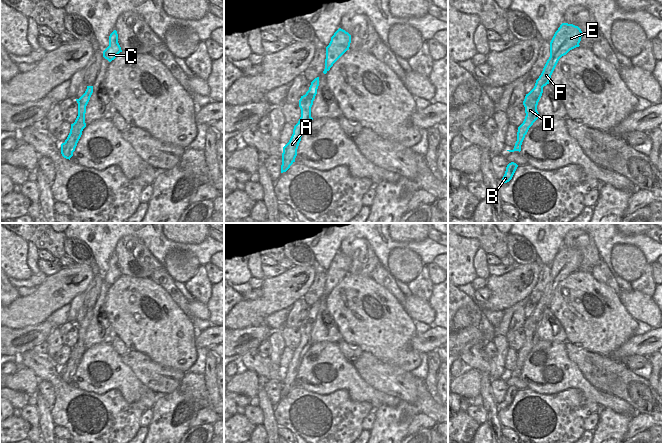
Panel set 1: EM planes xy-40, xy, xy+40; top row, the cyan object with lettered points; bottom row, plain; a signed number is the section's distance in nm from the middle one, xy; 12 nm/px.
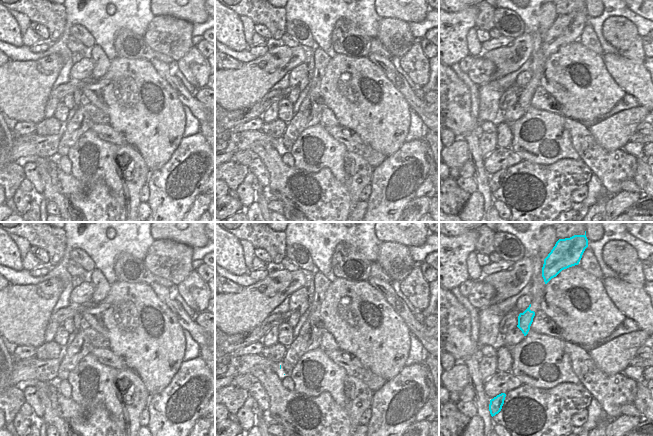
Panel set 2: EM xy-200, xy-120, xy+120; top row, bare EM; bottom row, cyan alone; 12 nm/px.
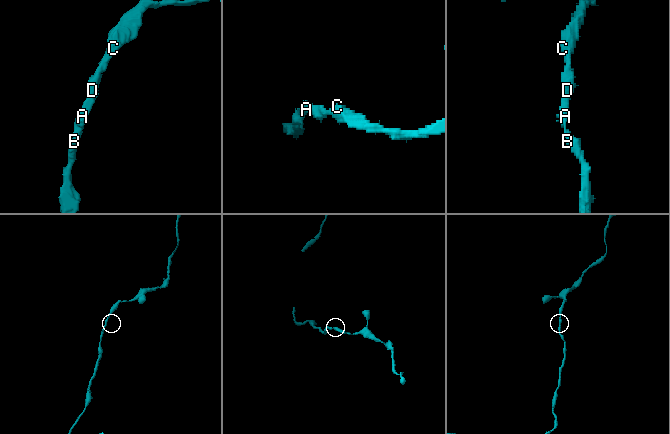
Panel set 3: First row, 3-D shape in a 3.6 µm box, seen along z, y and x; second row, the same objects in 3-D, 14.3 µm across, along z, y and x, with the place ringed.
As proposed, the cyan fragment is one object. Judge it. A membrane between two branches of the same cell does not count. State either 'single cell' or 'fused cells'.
single cell

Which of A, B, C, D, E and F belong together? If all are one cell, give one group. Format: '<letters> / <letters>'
A B C D E F

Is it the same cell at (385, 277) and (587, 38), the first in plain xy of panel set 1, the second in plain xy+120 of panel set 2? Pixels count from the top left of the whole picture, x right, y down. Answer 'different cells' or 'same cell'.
same cell

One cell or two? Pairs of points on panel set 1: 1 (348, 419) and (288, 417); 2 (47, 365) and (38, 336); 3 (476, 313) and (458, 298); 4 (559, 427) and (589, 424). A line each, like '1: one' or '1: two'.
1: one
2: two
3: one
4: two

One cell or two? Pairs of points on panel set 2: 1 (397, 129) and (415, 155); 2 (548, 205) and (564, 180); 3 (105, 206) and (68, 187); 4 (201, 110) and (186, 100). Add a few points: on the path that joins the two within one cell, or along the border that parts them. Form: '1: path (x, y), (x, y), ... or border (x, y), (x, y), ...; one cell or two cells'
1: border (405, 142), (386, 157); two cells
2: path (548, 199), (548, 196), (558, 186); one cell
3: path (96, 202), (94, 200), (83, 200), (77, 194); one cell
4: path (197, 108), (190, 101); one cell

